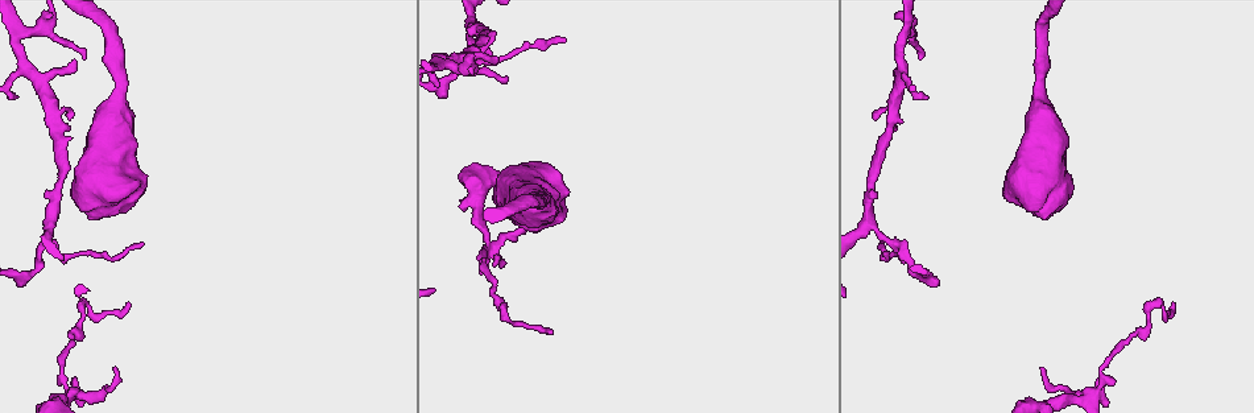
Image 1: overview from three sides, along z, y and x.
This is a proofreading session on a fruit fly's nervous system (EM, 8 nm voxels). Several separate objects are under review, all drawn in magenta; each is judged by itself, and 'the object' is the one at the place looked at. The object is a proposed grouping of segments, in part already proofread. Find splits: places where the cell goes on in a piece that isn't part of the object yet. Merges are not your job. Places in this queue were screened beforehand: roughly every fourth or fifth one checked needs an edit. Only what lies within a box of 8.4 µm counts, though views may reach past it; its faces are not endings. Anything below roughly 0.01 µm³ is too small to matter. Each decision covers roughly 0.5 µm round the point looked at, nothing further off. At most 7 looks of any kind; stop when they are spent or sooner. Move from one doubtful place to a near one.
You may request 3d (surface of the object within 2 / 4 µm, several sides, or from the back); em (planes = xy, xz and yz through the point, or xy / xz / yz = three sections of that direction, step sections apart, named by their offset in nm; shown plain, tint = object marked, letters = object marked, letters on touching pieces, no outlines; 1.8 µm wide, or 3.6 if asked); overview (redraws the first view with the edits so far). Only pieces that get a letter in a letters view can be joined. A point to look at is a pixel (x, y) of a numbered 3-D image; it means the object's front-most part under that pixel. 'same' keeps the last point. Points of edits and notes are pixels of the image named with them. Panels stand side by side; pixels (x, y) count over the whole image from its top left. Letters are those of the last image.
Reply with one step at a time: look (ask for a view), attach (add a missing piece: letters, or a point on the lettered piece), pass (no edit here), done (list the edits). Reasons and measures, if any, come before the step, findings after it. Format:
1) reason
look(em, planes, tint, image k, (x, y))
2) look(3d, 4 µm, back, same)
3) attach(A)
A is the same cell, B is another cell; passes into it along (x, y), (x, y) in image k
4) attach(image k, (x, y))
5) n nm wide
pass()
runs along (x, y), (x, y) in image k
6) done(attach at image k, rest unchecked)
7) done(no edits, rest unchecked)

look(em, xz, step 8, tint, image 1, (72, 392))

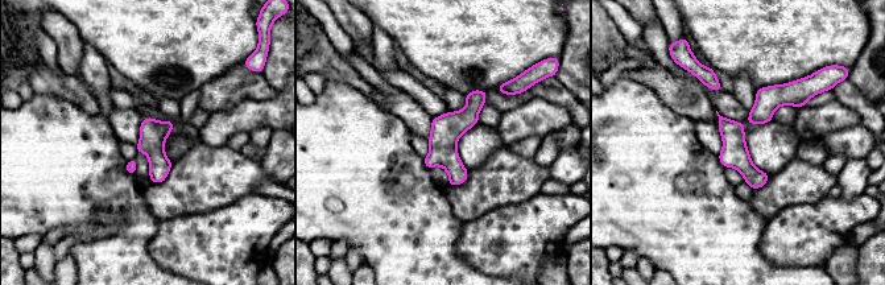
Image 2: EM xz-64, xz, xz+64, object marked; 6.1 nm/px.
cut it another way
look(em, planes, letters, same)

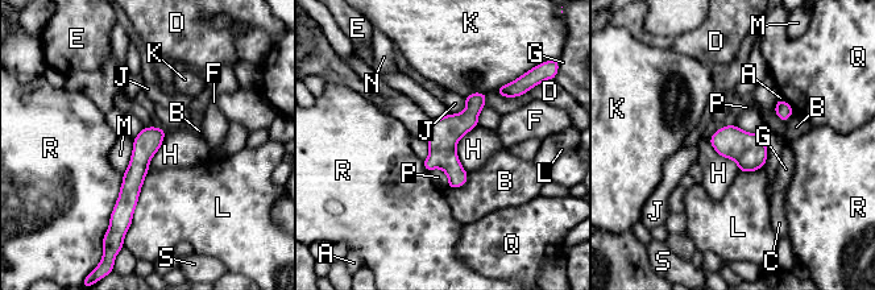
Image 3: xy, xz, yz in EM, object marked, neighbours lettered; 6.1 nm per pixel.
160 nm wide
pass()
A, B, C, D, E, F, G, H, J, K, L, M, N, P, Q, R and S are other cells; runs along (161, 132), (133, 175), (128, 220) in image 3; none of them fits

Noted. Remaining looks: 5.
an open end
look(em, xy, step 16, letters, image 1, (129, 205))

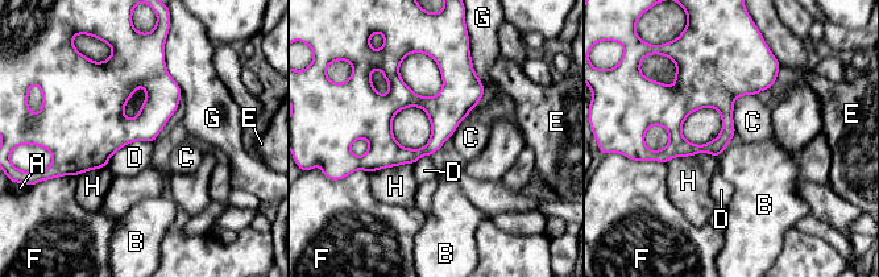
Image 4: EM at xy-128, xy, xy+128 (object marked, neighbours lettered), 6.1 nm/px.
look(em, planes, letters, same)

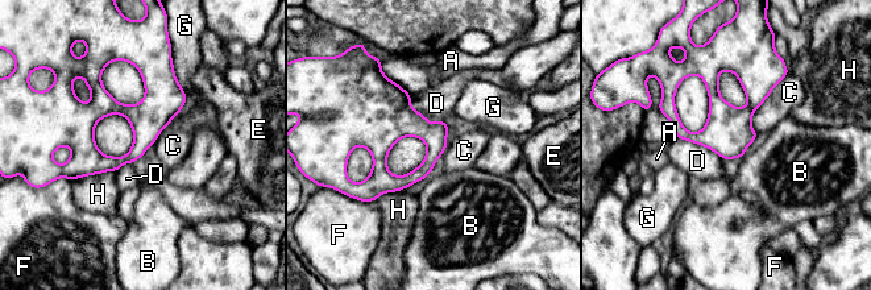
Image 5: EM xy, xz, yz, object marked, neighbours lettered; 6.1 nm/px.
pass()
A, B, C, D, E, F, G and H are other cells; border along (676, 136), (704, 145), (725, 160) in image 5; none of them fits

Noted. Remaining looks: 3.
sharp bend
look(3d, 2 µm, image 1, (463, 56))

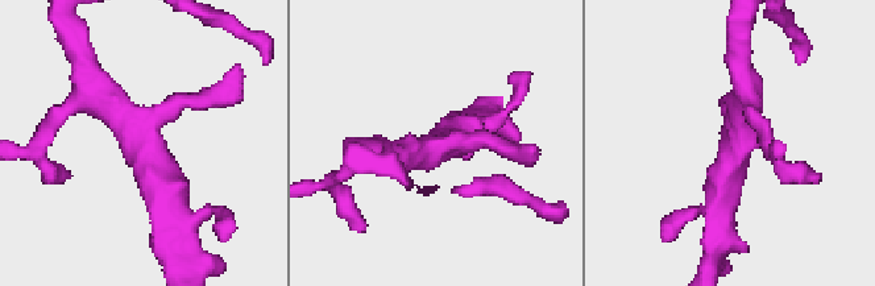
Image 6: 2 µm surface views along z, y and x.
shape alone is not enough
look(em, planes, tint, image 6, (731, 156))

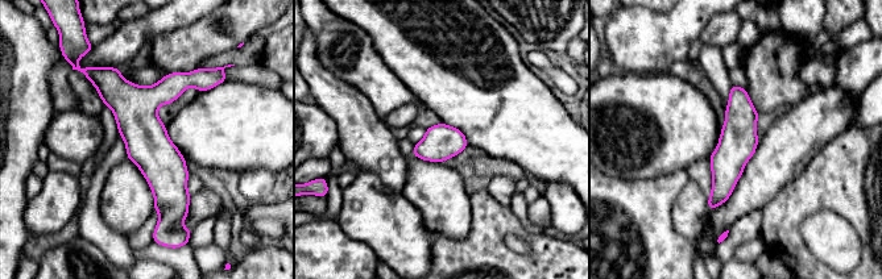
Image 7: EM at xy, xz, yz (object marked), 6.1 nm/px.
what lies round it
look(em, planes, letters, same)

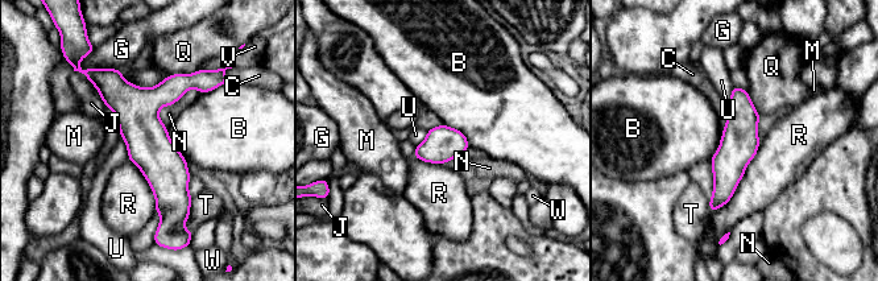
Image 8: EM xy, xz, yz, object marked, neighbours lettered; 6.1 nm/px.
R touches over 550 nm
pass()
B, C, G, J, M, N, Q, R, T, U, V and W are other cells; runs along (112, 73), (166, 170), (168, 219) in image 8; no lettered piece goes on from it

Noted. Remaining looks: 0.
done(no edits, rest unchecked)

